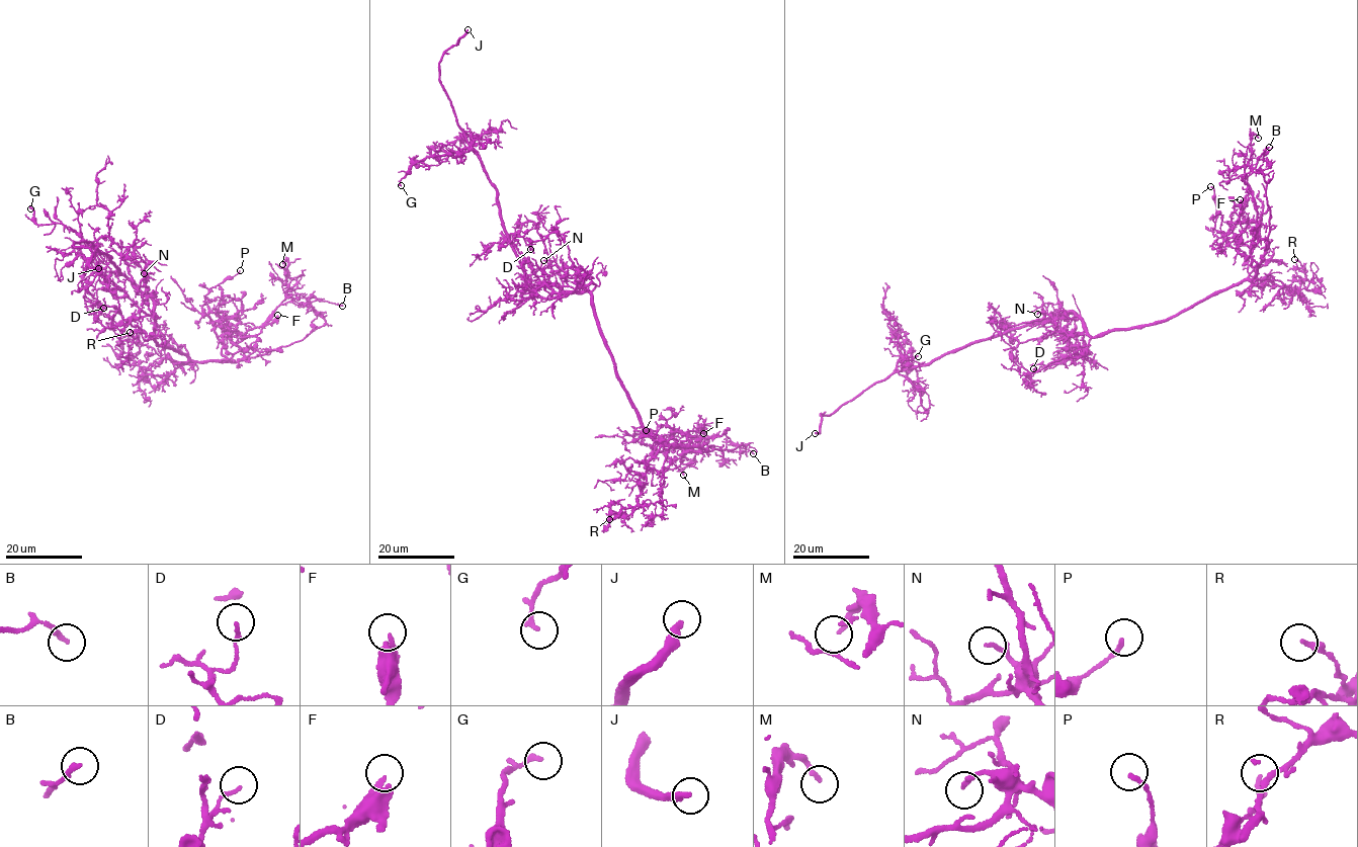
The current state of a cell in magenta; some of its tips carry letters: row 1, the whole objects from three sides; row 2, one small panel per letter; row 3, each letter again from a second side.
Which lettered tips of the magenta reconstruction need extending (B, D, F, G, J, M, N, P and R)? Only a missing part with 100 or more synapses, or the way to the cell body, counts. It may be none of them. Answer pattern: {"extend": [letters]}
{"extend": ["J"]}

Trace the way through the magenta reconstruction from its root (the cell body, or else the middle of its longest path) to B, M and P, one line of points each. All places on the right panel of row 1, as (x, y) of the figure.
B: (1104, 332), (1164, 322), (1199, 301), (1258, 274), (1268, 247), (1271, 213), (1263, 175), (1252, 169), (1269, 147)
M: (1104, 332), (1164, 322), (1258, 274), (1267, 243), (1257, 237), (1245, 169), (1252, 157), (1252, 136), (1258, 138)
P: (1104, 332), (1164, 322), (1258, 274), (1250, 247), (1215, 228), (1210, 186)

